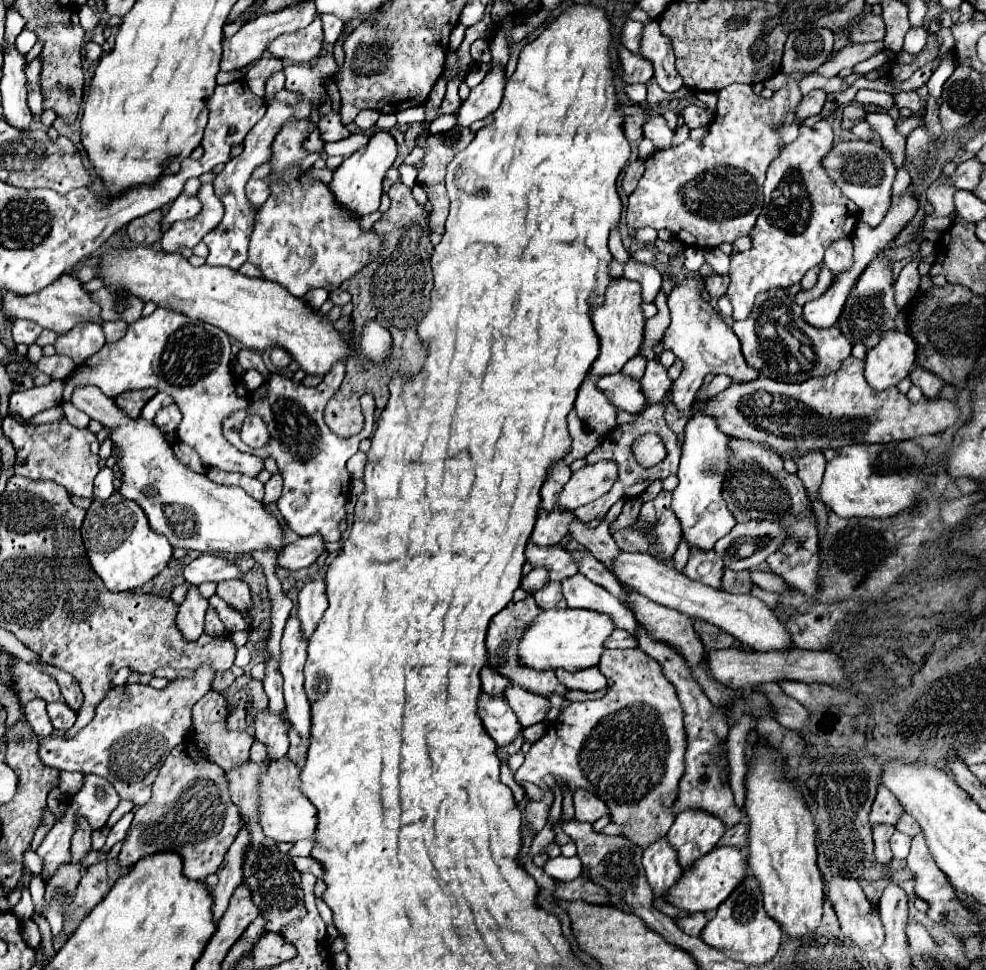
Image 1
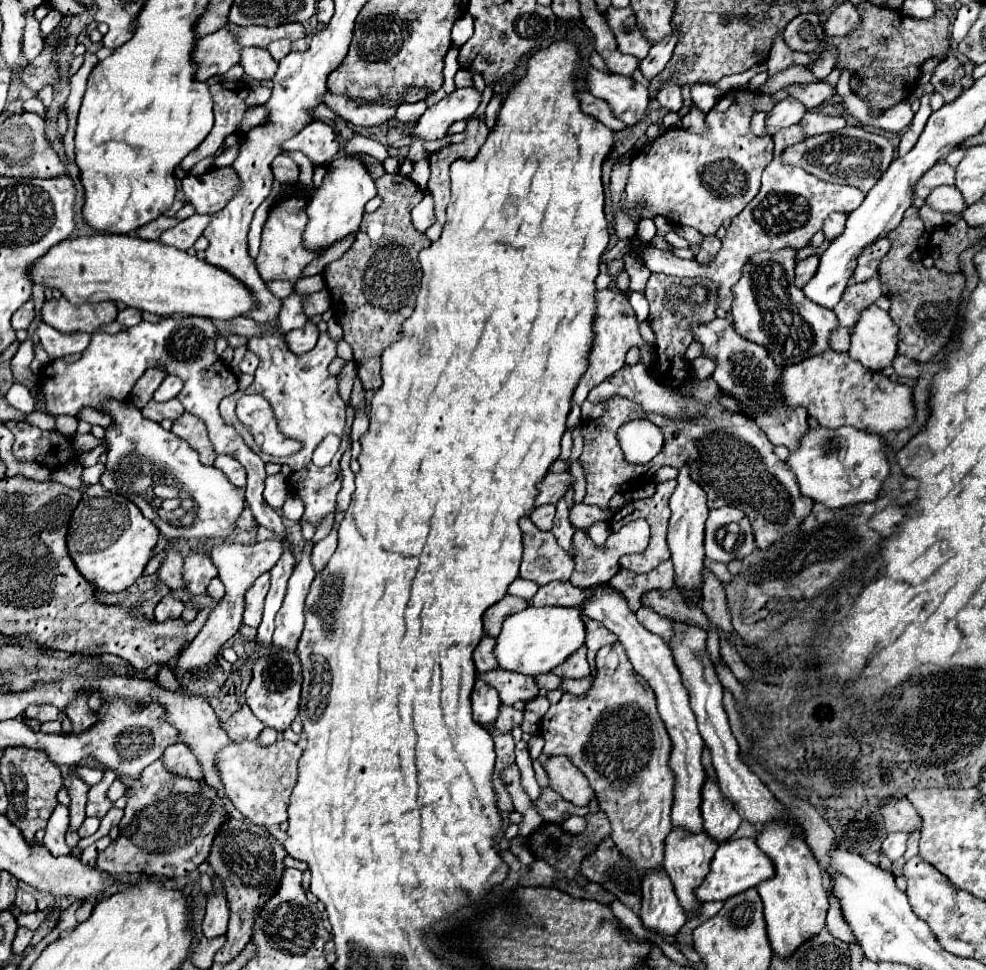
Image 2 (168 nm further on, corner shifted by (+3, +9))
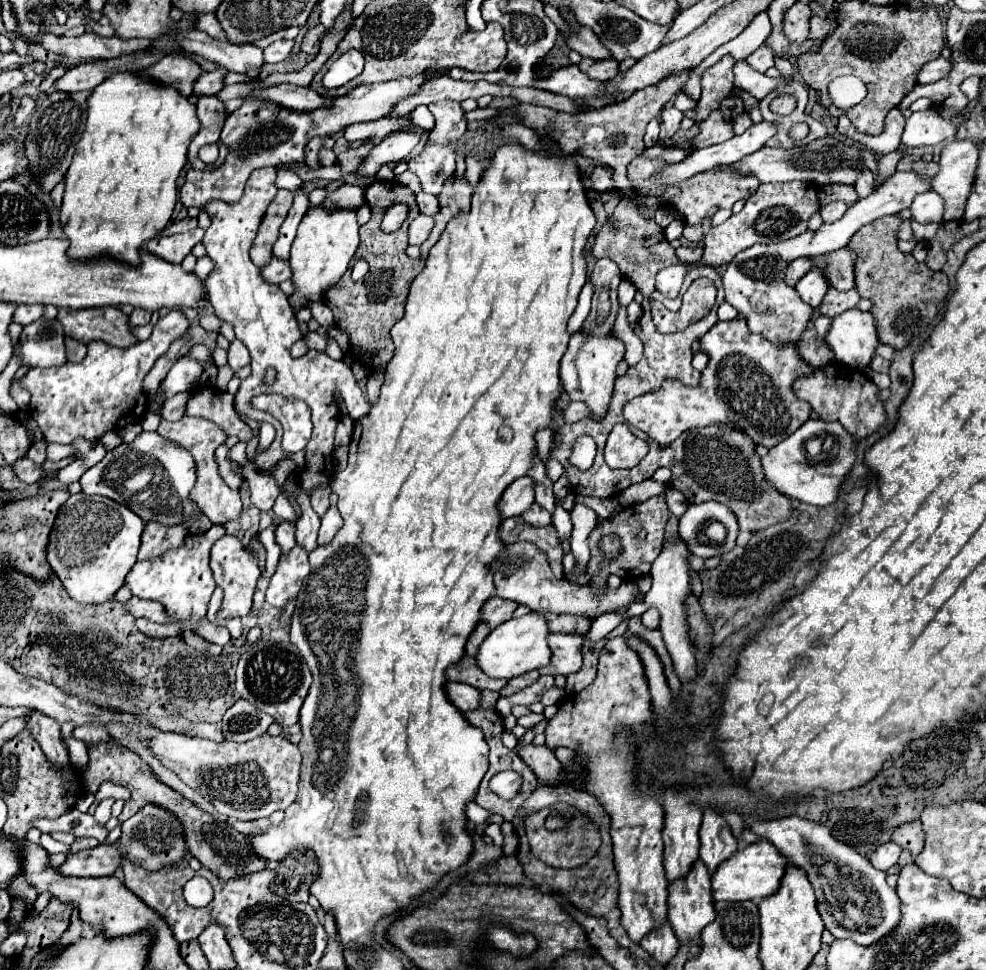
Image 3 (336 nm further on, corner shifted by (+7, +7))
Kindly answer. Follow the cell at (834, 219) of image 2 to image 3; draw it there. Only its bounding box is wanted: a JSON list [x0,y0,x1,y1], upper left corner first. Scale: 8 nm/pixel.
[820,201,848,223]

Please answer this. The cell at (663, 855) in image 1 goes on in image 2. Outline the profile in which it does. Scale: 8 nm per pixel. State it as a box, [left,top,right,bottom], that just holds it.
[642,871,686,937]

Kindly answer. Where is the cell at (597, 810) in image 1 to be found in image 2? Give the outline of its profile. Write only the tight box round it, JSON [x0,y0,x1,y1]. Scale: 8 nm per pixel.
[542,757,594,807]

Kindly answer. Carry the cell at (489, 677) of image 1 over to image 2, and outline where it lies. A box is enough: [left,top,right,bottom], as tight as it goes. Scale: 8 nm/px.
[472,637,498,673]

